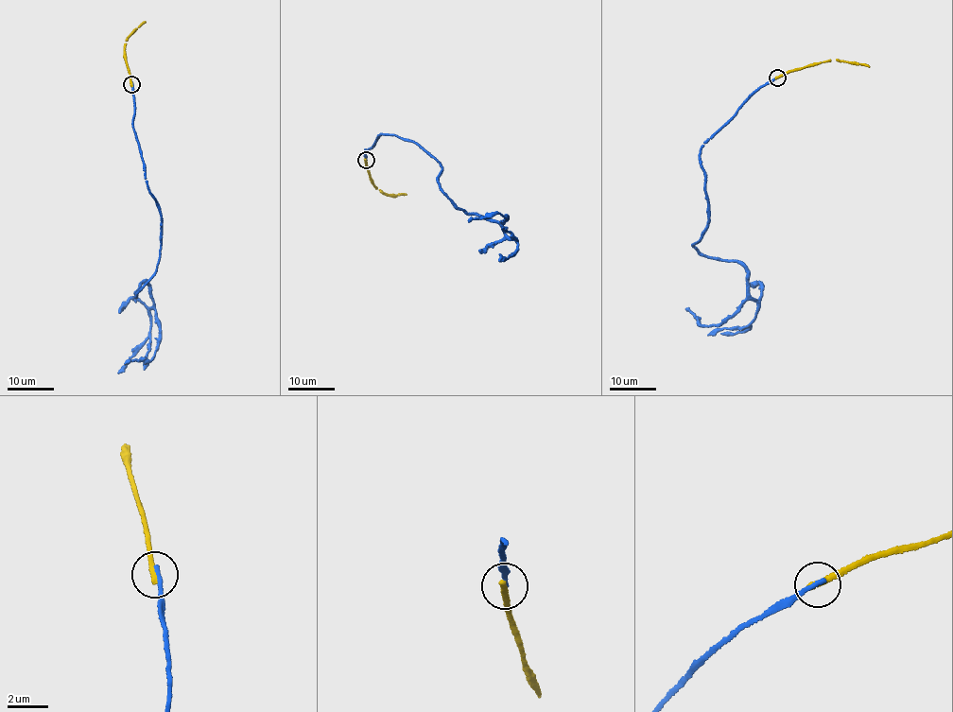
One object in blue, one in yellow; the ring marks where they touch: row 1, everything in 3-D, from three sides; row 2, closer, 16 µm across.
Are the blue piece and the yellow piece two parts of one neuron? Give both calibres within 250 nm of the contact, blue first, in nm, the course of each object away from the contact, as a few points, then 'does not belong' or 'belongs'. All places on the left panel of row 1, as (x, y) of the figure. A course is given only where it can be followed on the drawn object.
calibres 240 and 320 nm; course blue (132, 84), (132, 124), (161, 214), (154, 272), (135, 293), (149, 286), (161, 326), (153, 358), (124, 364); course yellow (131, 84), (124, 49), (130, 34), (145, 23); does not belong

